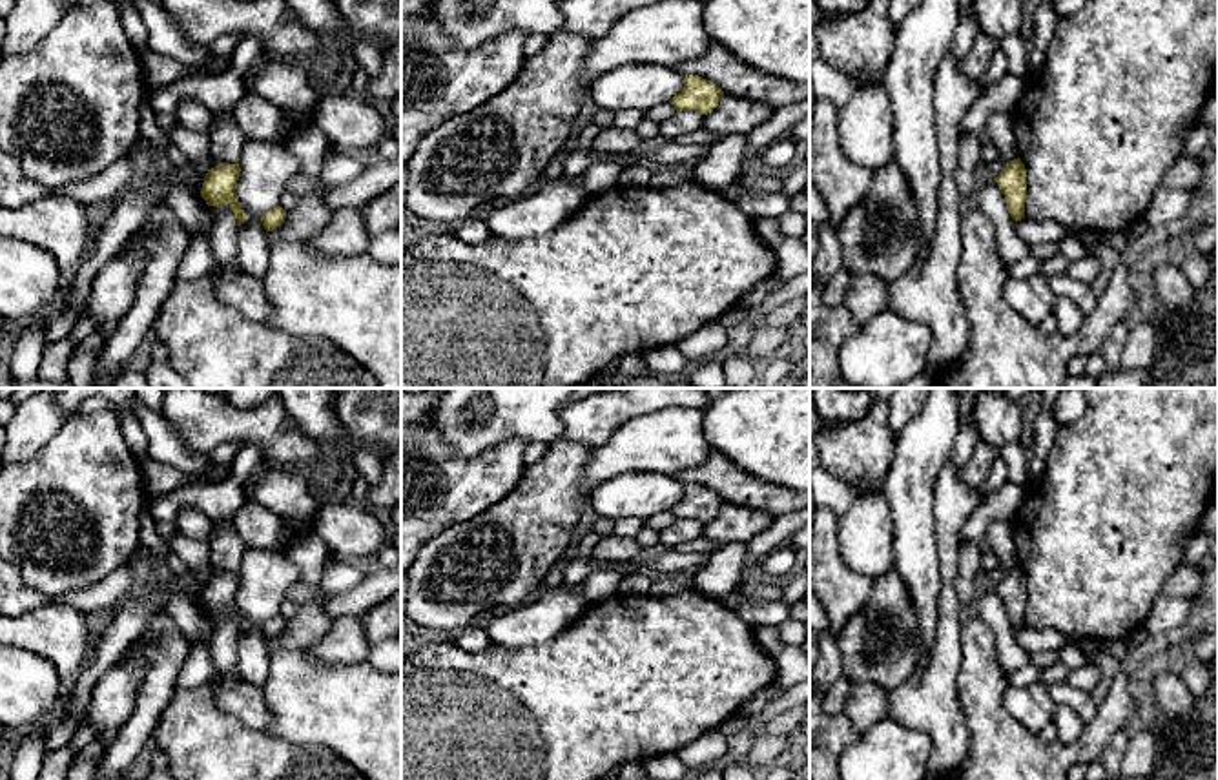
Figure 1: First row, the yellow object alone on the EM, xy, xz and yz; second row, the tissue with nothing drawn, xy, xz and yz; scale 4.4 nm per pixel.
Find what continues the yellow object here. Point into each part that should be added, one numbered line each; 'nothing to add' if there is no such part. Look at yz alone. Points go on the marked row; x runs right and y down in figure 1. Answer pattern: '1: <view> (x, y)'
nothing to add

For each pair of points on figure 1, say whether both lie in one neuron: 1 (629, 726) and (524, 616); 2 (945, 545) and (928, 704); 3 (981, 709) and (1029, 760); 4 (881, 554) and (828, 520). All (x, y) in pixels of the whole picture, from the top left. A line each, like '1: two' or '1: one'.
1: two
2: one
3: one
4: two

